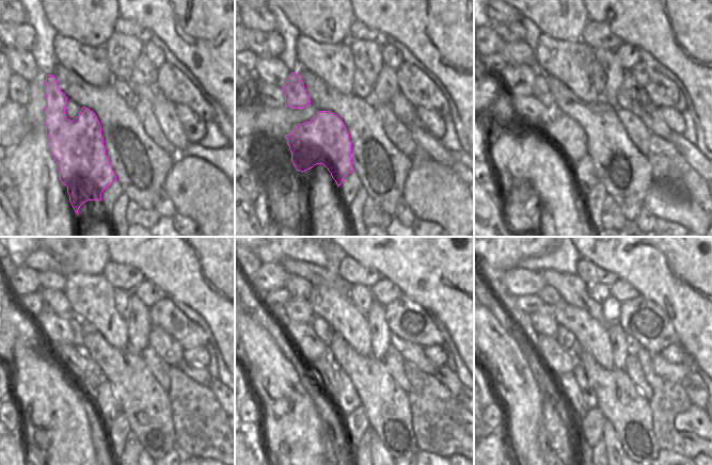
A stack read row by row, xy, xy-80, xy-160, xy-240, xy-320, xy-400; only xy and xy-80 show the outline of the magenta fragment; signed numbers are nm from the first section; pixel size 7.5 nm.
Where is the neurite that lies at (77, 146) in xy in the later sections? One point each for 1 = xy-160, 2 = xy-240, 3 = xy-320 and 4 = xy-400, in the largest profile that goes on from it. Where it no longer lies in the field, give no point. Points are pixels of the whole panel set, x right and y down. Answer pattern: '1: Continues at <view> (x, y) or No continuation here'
1: Continues at xy-160 (566, 133)
2: Continues at xy-240 (92, 378)
3: Continues at xy-320 (322, 330)
4: Continues at xy-400 (567, 340)

